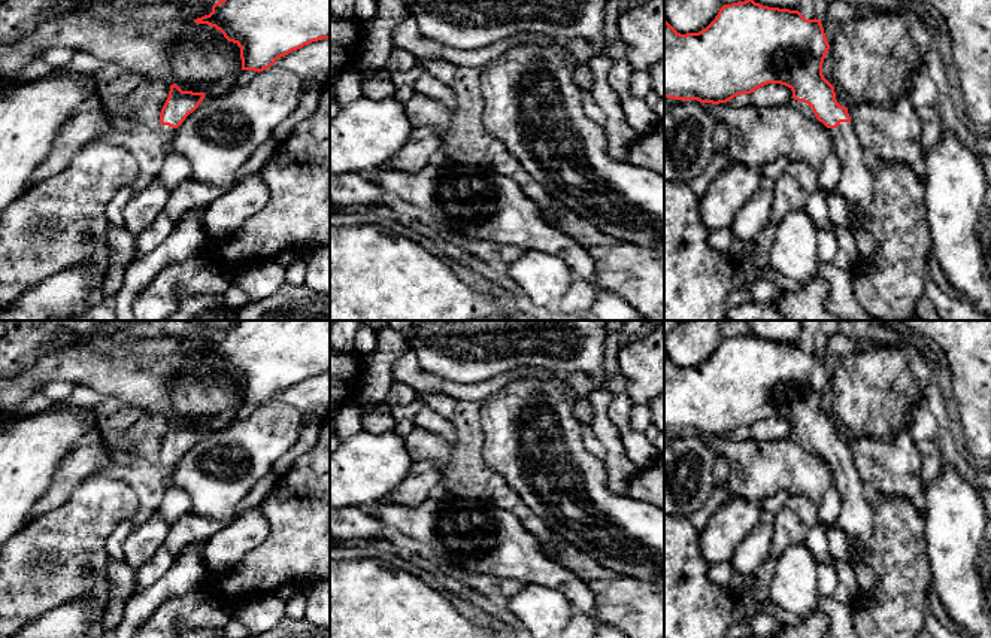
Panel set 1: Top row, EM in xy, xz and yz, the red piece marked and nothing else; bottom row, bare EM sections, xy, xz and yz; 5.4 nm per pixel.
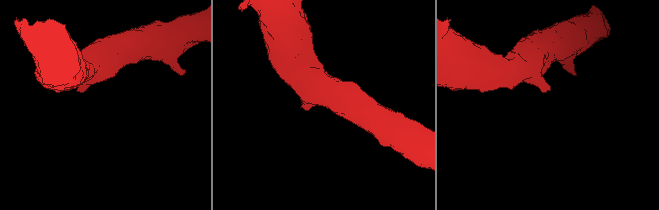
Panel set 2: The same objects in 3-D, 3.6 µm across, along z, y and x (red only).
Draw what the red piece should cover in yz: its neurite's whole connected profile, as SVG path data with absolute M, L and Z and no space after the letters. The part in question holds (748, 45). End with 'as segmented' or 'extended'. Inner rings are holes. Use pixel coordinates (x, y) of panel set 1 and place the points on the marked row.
M754 0L724 4L715 19L698 33L681 34L664 21L664 97L719 104L767 83L788 86L793 98L807 103L816 119L830 130L834 152L842 164L834 191L848 206L866 215L873 201L875 176L867 165L848 107L837 103L834 86L822 75L828 49L819 19L806 19L798 10L769 7Z; extended

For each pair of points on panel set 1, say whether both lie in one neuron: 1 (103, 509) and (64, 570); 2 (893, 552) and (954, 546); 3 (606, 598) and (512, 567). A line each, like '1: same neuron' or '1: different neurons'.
1: same neuron
2: different neurons
3: different neurons

